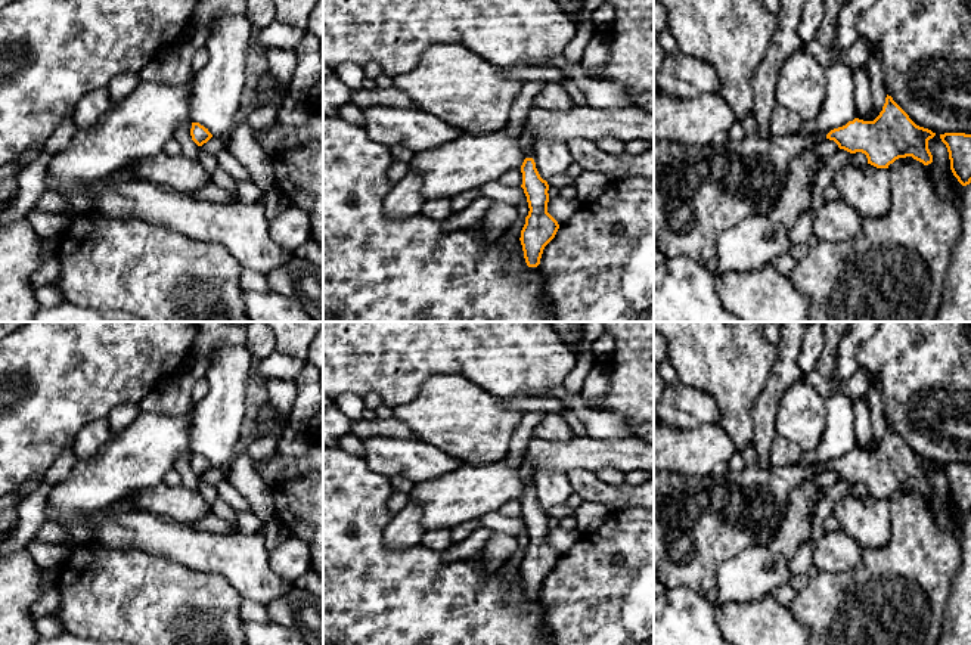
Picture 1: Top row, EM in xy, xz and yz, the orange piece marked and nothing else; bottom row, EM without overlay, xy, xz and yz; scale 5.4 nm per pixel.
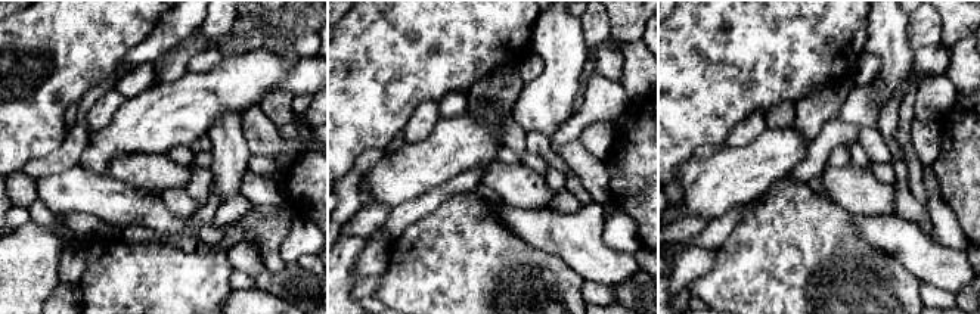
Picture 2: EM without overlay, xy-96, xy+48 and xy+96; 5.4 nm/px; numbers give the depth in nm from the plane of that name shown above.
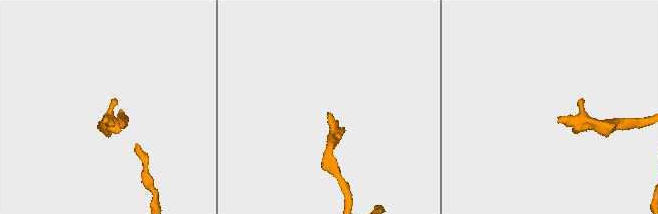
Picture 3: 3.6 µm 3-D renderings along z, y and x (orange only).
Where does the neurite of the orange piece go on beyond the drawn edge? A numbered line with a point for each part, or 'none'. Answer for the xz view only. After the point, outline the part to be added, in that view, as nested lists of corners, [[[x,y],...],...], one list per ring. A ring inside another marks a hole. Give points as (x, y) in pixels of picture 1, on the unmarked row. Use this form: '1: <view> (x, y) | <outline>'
1: xz (527, 471) | [[[522,462],[519,466],[519,474],[527,483],[527,489],[533,489],[533,478],[534,478],[536,468],[528,462]]]

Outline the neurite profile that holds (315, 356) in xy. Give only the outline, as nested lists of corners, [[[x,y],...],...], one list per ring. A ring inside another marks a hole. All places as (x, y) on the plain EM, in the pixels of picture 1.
[[[323,328],[317,332],[308,347],[307,362],[323,373]]]

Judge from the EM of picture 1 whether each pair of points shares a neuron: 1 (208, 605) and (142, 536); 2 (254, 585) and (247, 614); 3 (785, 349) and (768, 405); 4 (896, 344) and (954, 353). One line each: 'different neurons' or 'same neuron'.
1: different neurons
2: different neurons
3: same neuron
4: same neuron

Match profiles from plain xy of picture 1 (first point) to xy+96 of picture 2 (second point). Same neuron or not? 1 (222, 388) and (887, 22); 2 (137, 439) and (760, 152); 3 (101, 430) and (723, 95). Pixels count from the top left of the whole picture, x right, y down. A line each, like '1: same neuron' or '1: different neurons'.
1: same neuron
2: same neuron
3: different neurons

